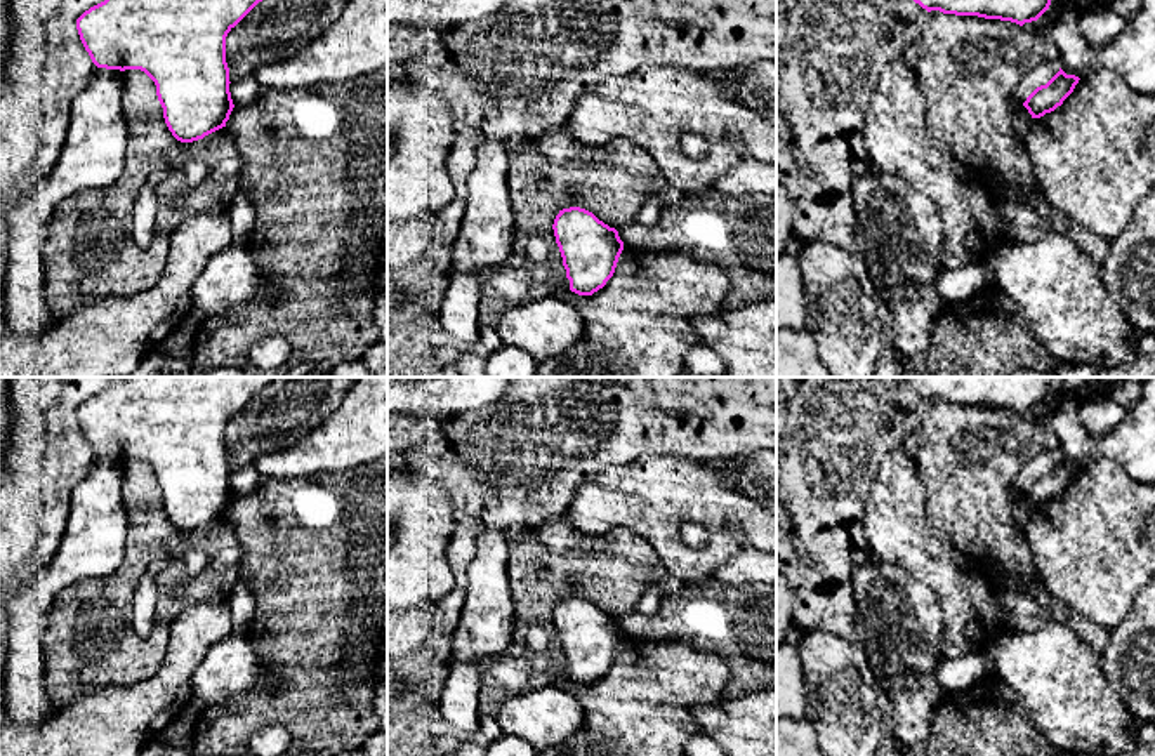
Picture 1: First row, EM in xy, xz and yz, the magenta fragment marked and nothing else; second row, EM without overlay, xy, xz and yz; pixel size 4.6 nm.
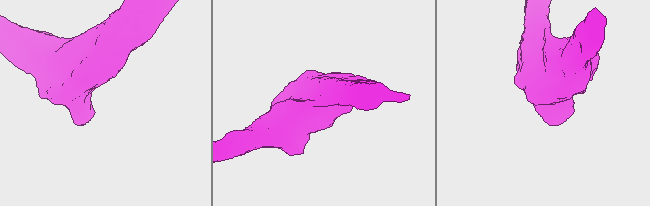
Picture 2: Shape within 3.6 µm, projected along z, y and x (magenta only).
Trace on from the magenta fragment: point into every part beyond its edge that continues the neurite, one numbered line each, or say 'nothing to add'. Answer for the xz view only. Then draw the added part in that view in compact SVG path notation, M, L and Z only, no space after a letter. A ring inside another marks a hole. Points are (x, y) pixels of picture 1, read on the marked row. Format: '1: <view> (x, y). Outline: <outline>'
nothing to add

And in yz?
nothing to add

